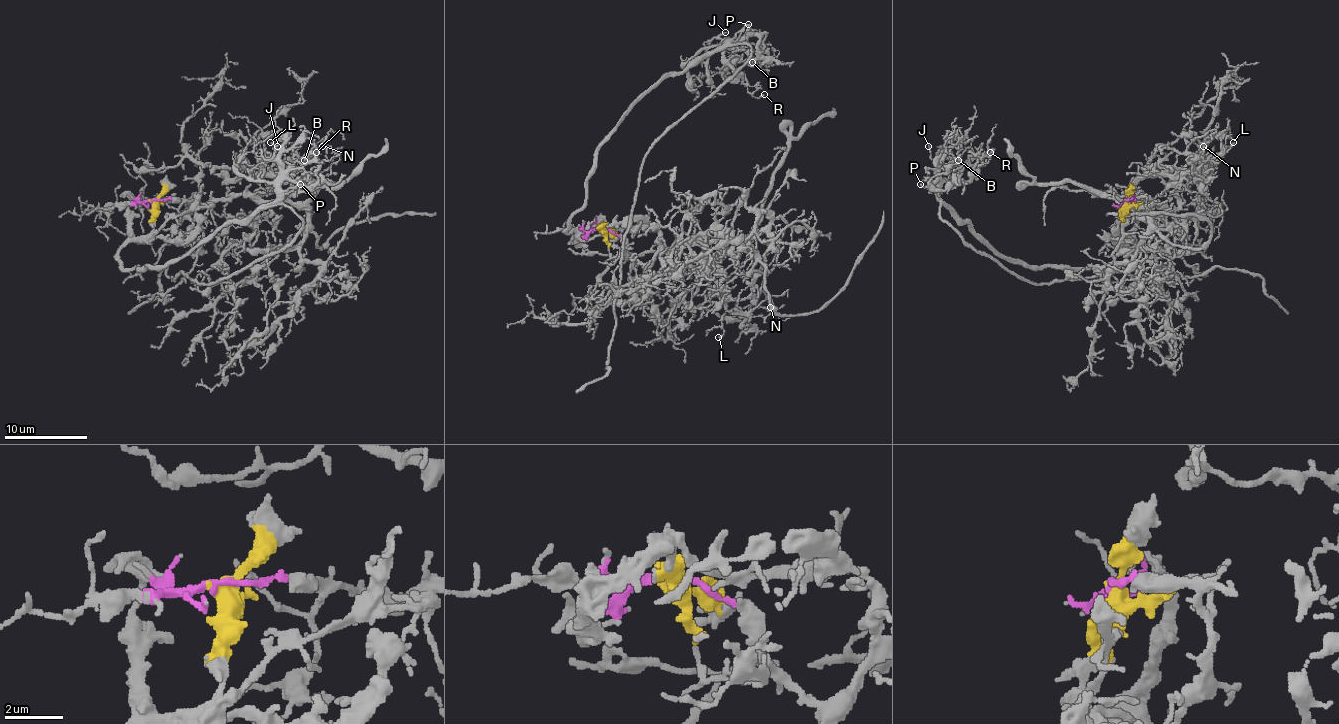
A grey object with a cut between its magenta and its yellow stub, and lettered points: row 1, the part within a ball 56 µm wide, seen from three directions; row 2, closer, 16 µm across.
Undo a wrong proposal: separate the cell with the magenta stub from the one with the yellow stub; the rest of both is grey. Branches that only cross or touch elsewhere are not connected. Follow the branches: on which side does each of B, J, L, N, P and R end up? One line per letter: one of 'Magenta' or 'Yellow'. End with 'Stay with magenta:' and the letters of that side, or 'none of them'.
B: Yellow
J: Yellow
L: Magenta
N: Magenta
P: Yellow
R: Yellow
Stay with magenta: L, N

